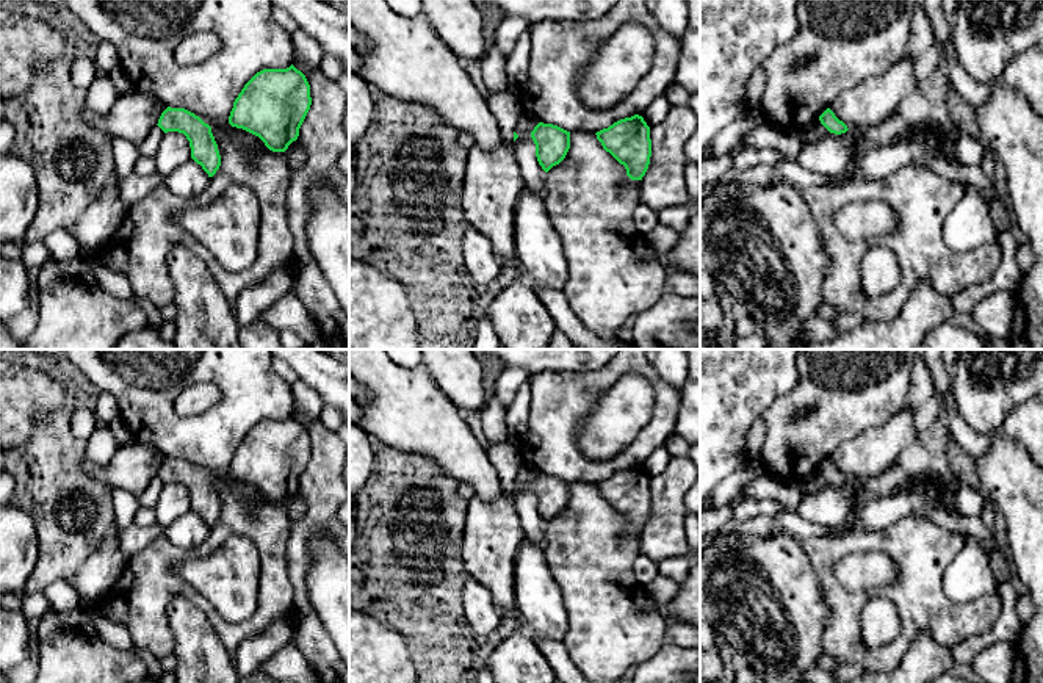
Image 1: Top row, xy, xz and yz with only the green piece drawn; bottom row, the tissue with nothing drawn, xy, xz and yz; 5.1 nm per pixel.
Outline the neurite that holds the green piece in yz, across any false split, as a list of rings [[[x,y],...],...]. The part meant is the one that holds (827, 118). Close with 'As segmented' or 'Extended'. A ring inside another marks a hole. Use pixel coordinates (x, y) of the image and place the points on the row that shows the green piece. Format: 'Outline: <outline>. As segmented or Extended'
Outline: [[[827,108],[819,116],[819,121],[830,133],[835,133],[835,135],[841,135],[849,130],[847,125],[843,121],[839,121],[830,108]]]. As segmented

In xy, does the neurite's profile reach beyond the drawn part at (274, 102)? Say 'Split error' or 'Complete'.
Complete

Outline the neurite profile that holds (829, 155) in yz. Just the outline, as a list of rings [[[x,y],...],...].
[[[849,128],[846,133],[828,133],[814,143],[802,144],[797,161],[808,171],[838,175],[855,158],[855,143],[863,130]]]

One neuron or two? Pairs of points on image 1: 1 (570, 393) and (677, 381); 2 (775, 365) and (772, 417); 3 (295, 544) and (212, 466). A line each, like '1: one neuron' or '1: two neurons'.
1: two neurons
2: two neurons
3: two neurons

